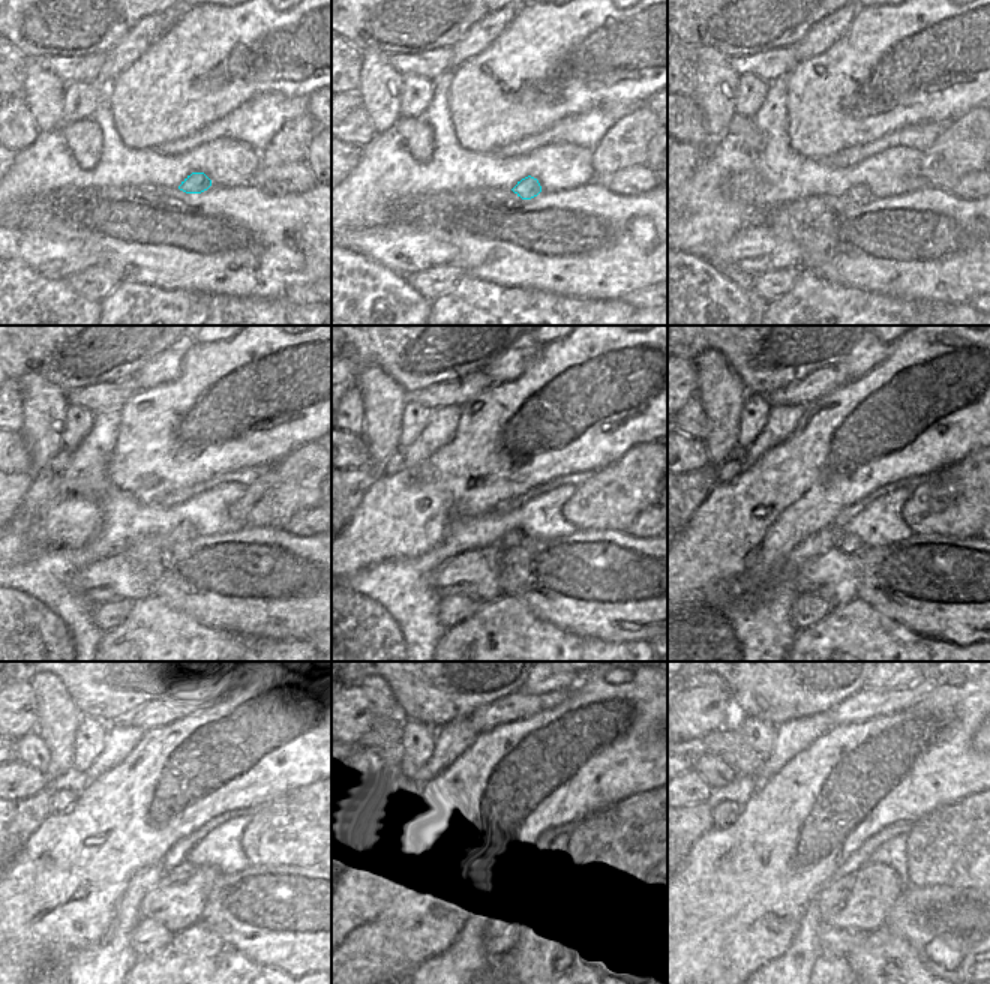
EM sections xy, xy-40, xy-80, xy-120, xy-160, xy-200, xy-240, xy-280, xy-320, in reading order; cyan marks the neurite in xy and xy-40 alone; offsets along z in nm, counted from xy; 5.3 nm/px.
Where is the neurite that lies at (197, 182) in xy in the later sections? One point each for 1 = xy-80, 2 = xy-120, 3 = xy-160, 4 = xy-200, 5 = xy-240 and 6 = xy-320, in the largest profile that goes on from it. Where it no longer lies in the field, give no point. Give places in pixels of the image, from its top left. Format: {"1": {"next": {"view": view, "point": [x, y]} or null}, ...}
{"1": {"next": {"view": "xy-80", "point": [858, 194]}}, "2": {"next": {"view": "xy-120", "point": [185, 531]}}, "3": {"next": {"view": "xy-160", "point": [513, 537]}}, "4": {"next": {"view": "xy-200", "point": [849, 542]}}, "5": {"next": {"view": "xy-240", "point": [180, 873]}}, "6": {"next": {"view": "xy-320", "point": [831, 899]}}}

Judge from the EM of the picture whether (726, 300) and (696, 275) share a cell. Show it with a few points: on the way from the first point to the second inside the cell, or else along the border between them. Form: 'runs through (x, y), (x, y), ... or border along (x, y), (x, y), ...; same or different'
runs through (719, 293), (704, 278); same

